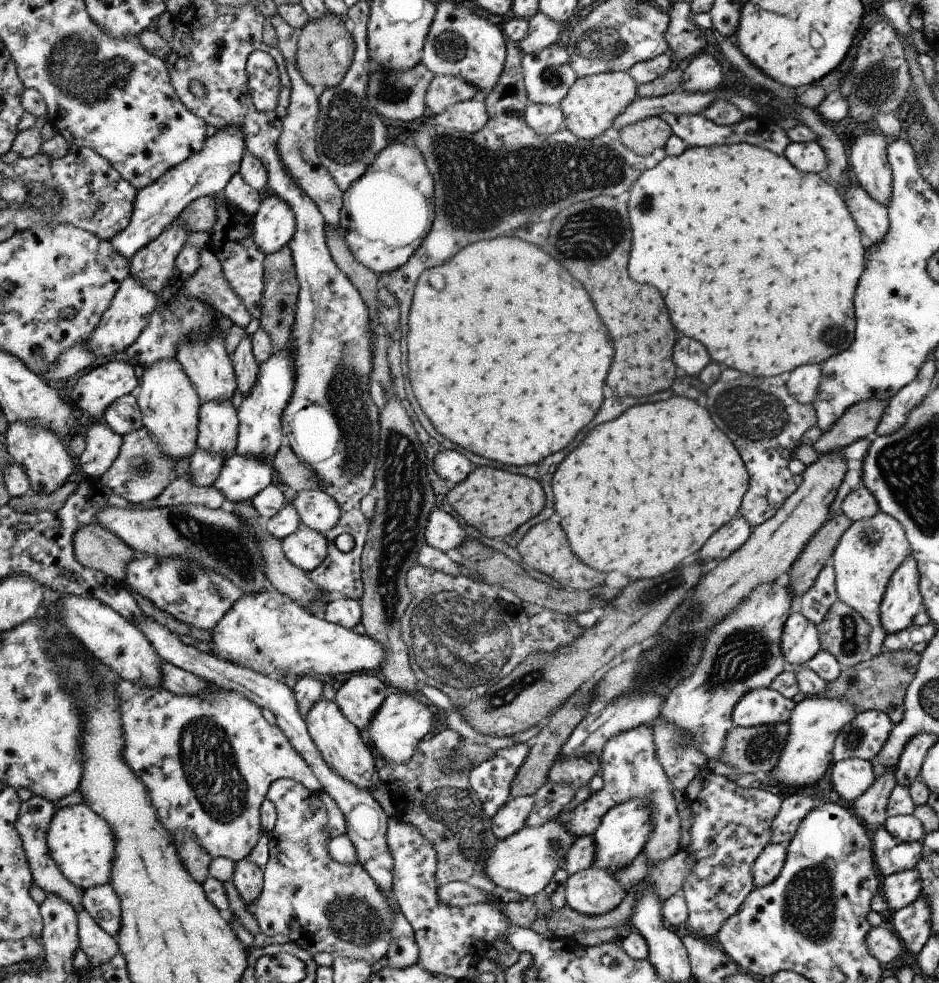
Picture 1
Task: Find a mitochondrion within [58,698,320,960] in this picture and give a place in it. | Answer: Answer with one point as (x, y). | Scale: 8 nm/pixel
(208, 761)

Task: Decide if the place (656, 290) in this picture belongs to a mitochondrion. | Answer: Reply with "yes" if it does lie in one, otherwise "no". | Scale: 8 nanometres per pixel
no

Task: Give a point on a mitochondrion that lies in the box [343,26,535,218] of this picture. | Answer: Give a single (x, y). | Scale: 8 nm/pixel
(451, 46)

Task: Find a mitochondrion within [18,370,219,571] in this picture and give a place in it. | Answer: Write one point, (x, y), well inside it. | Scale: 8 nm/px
(141, 466)

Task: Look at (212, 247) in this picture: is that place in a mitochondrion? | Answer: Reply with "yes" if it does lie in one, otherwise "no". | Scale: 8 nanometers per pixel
no

